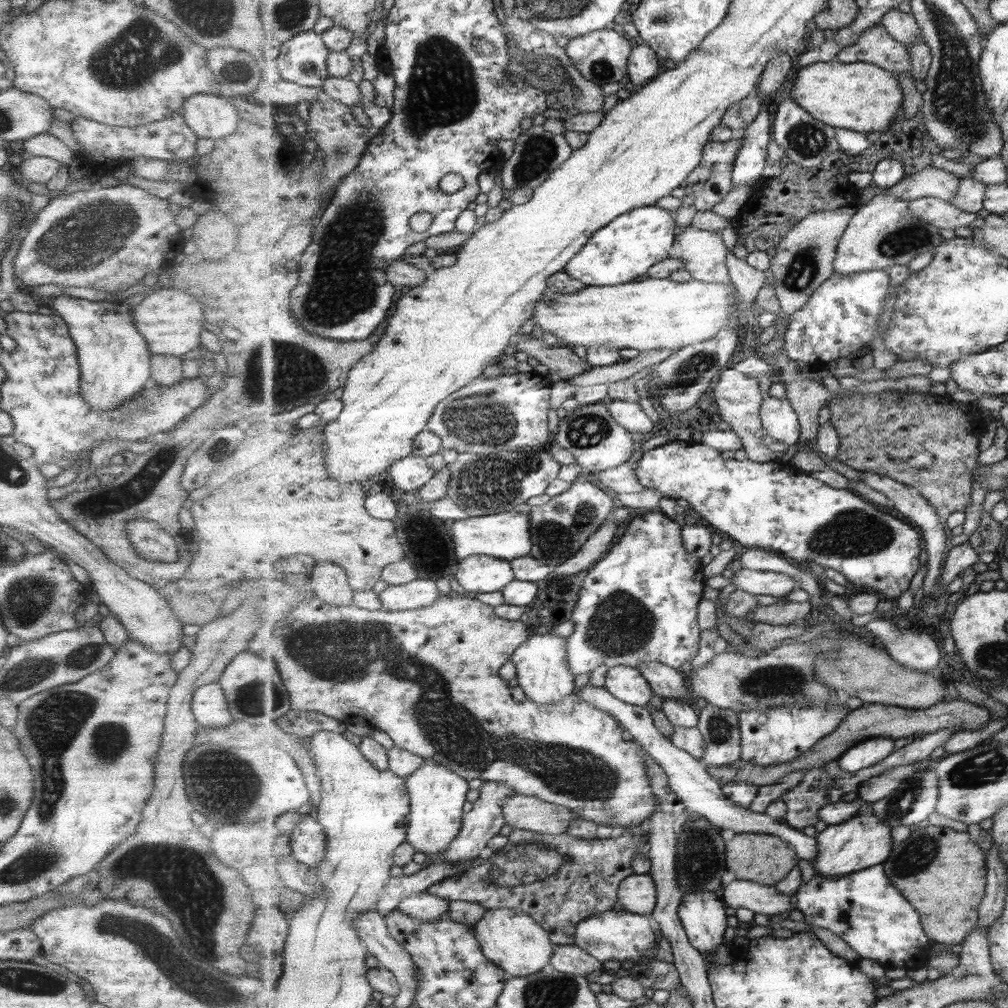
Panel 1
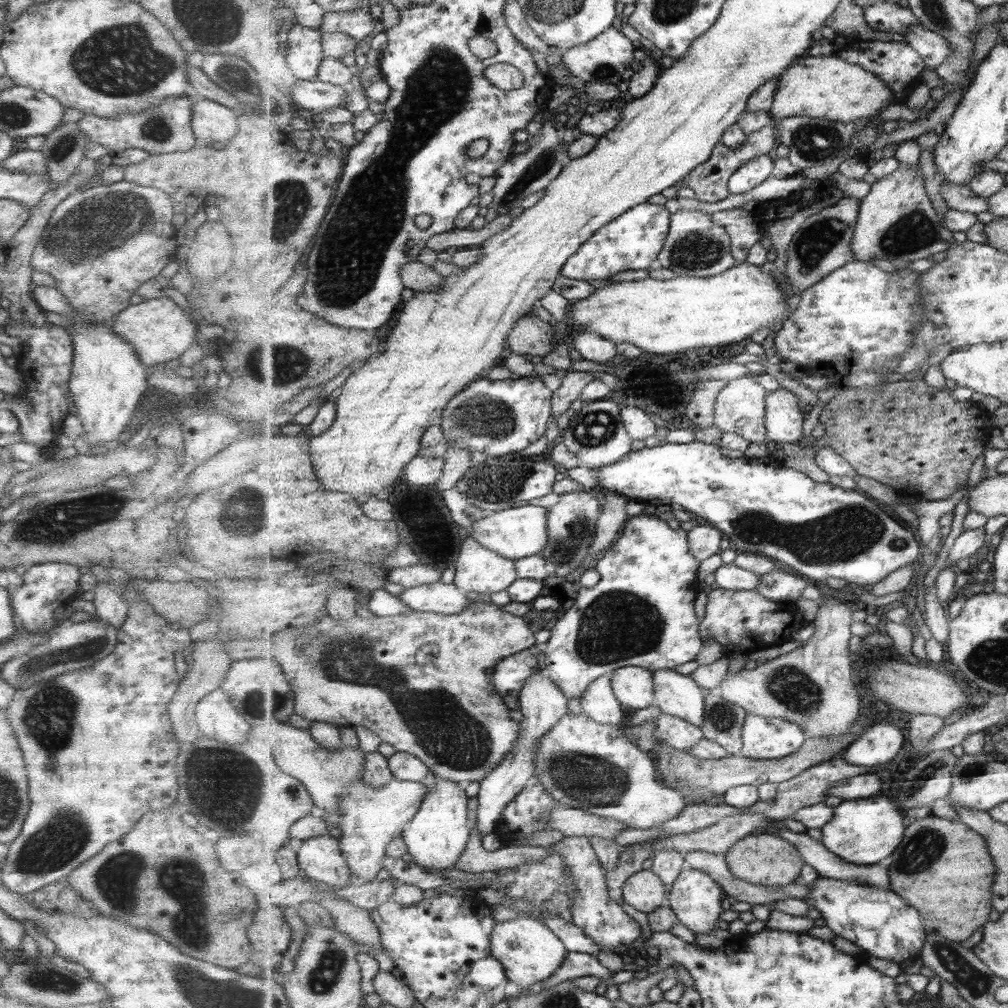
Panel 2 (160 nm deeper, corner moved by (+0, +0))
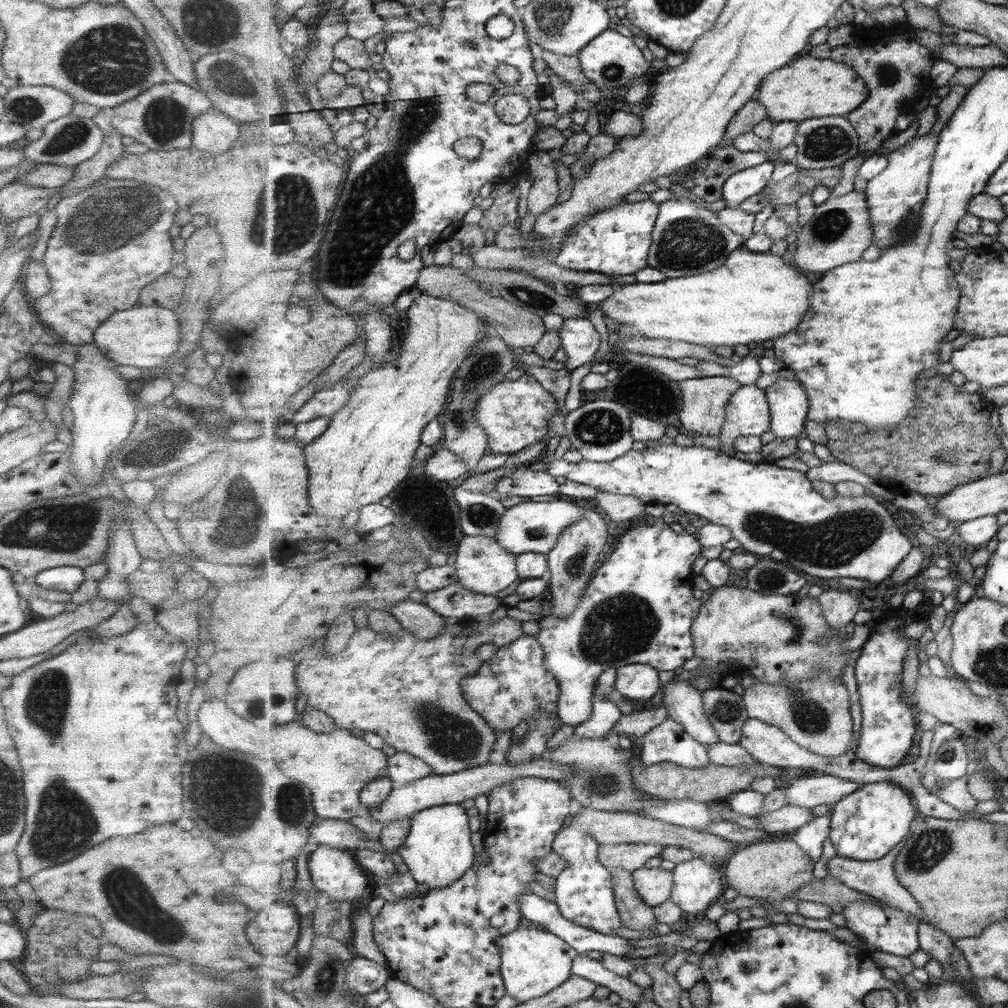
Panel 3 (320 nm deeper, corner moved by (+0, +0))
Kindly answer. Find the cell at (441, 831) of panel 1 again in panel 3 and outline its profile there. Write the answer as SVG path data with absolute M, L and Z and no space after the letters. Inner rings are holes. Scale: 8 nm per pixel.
M460 804L426 808L412 816L409 836L402 847L395 849L424 891L447 887L472 870L475 846L471 842L469 816Z

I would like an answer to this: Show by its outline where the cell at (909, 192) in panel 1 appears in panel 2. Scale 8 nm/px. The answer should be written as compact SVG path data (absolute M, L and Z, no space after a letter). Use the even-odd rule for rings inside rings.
M942 182L941 189L941 195L950 208L975 214L989 211L988 198L977 194L967 184L955 185L955 183Z

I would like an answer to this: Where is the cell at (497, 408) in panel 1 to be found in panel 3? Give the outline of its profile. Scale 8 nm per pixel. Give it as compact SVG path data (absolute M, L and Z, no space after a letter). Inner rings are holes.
M525 372L518 379L504 380L482 394L476 406L476 419L489 435L490 450L510 455L541 442L548 435L550 422L557 411L557 398L550 387Z

